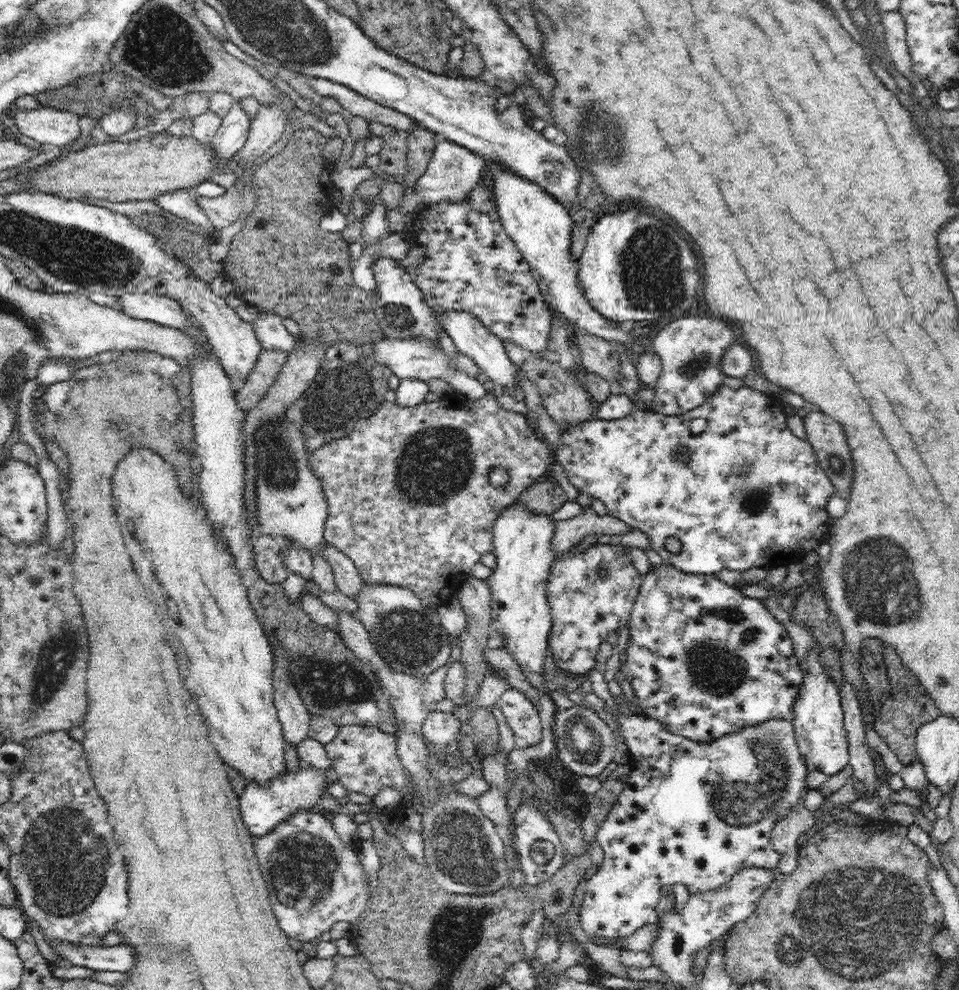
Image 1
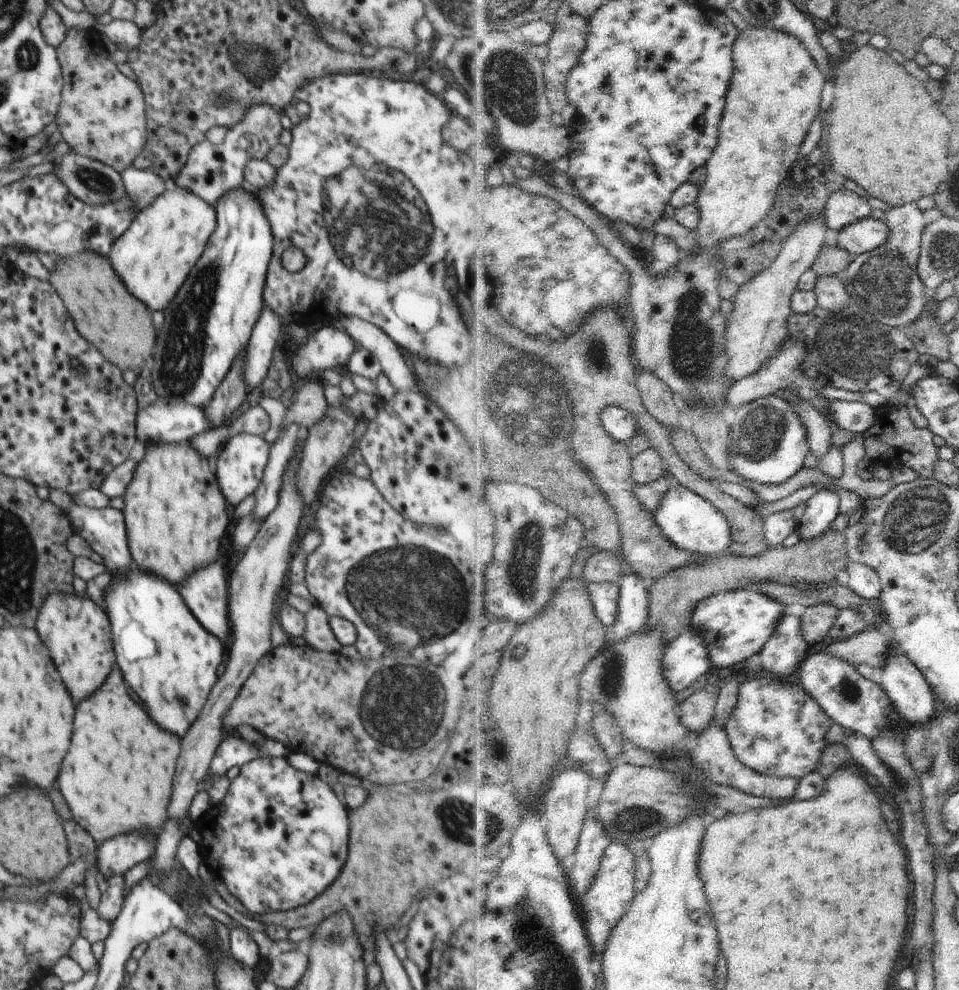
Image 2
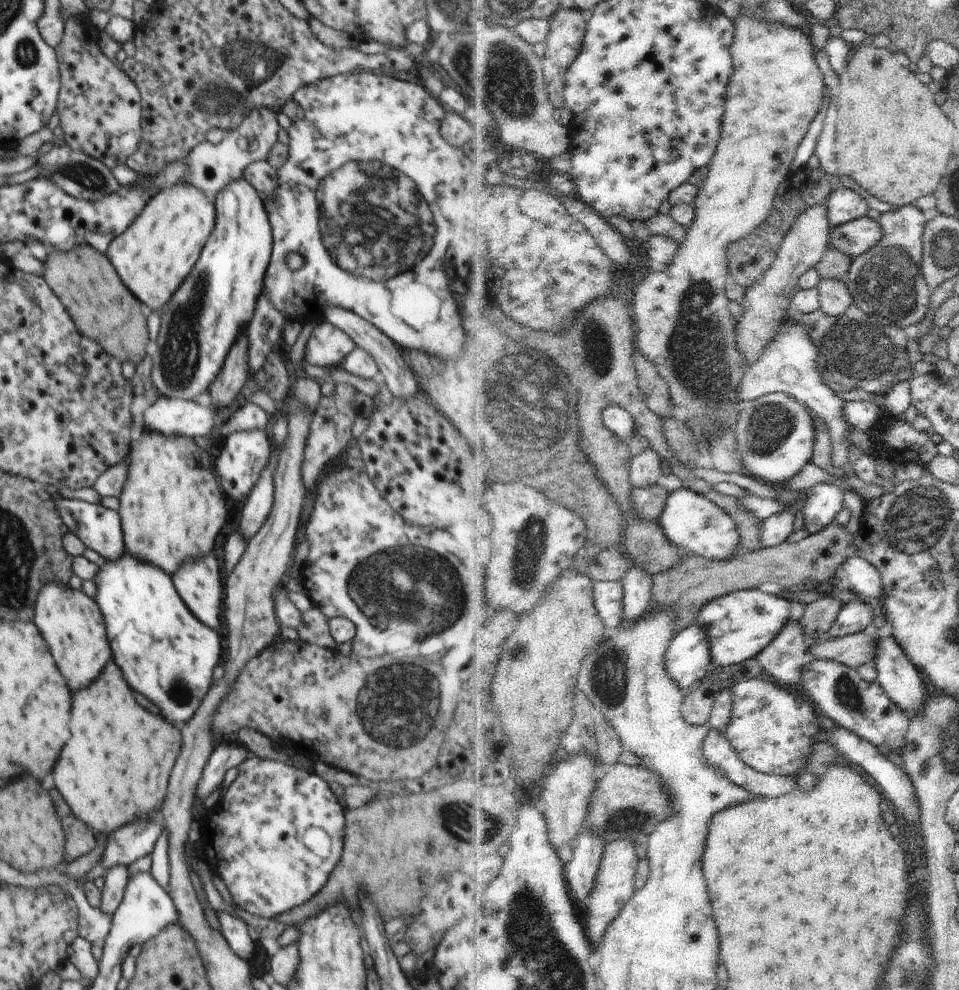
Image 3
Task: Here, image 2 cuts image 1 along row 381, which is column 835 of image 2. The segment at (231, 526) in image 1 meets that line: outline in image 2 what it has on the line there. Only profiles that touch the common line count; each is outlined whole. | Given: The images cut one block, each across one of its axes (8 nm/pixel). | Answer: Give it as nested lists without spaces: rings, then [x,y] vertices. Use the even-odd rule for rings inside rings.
[[[848,188],[837,190],[828,201],[825,216],[829,228],[846,230],[848,226],[854,226],[866,218],[872,217],[872,204],[866,196],[860,196]]]

